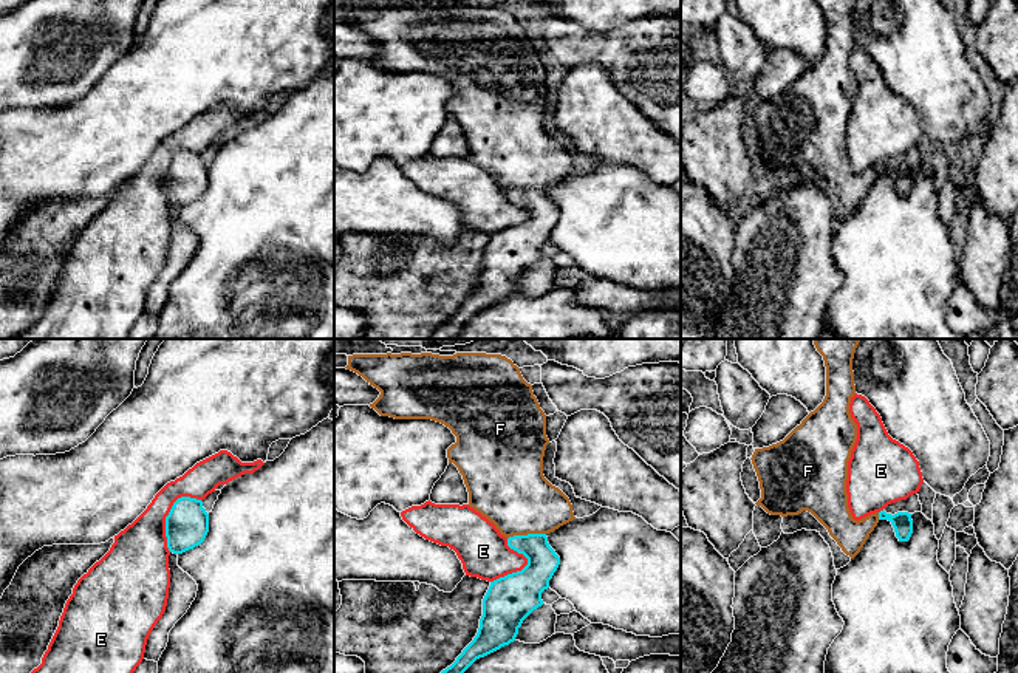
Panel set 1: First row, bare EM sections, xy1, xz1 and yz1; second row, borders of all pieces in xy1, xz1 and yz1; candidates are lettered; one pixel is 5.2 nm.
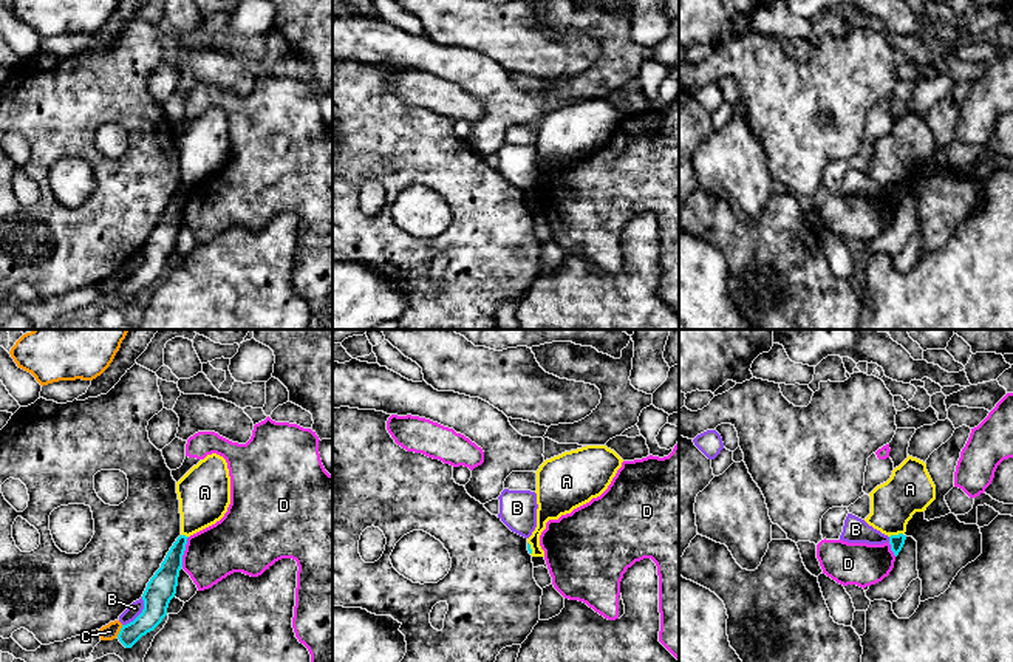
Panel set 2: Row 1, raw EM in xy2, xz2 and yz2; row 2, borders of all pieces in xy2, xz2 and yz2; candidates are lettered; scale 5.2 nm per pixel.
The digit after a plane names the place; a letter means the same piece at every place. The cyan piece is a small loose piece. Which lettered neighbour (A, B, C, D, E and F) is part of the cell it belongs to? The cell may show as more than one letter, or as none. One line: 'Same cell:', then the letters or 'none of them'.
Same cell: F

